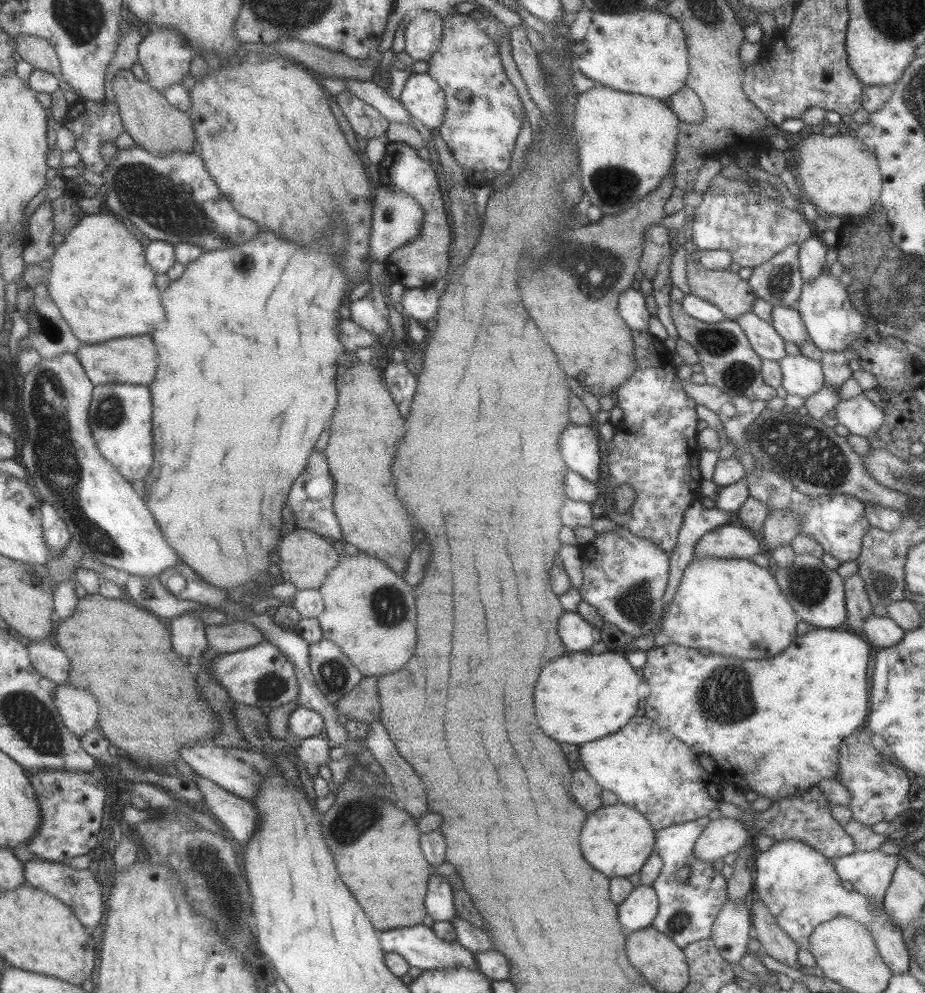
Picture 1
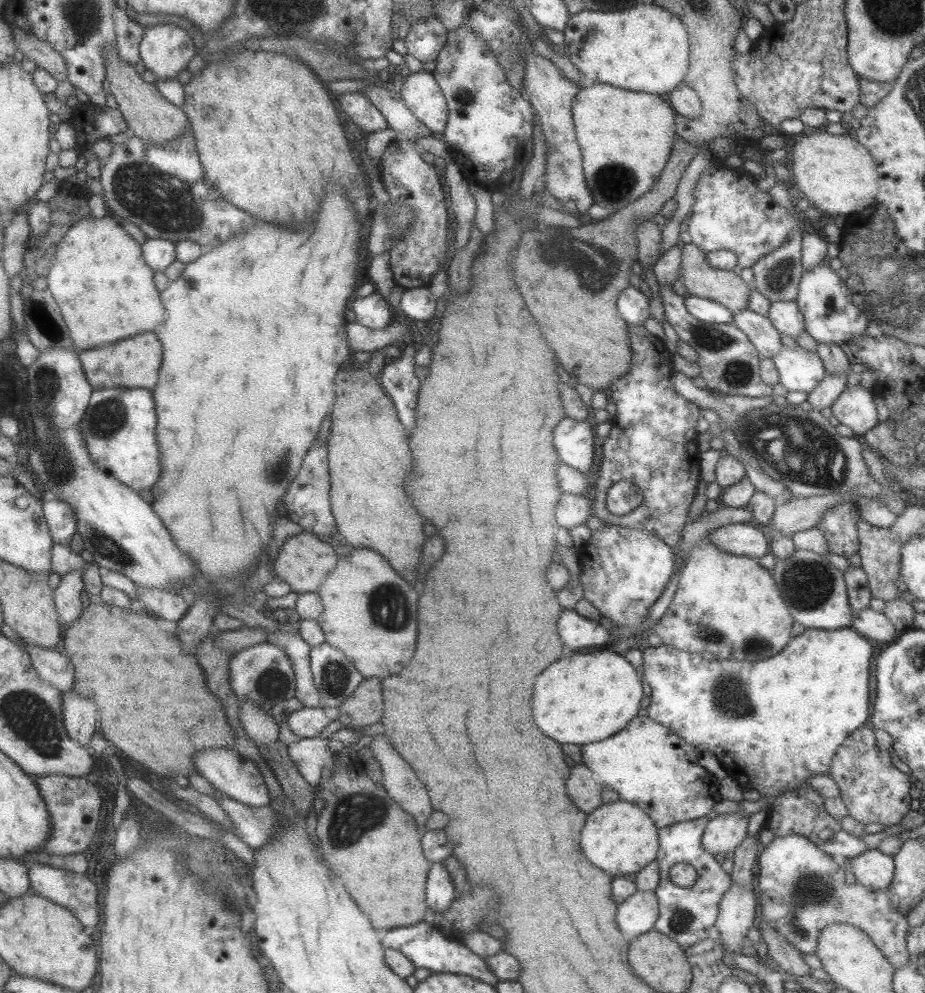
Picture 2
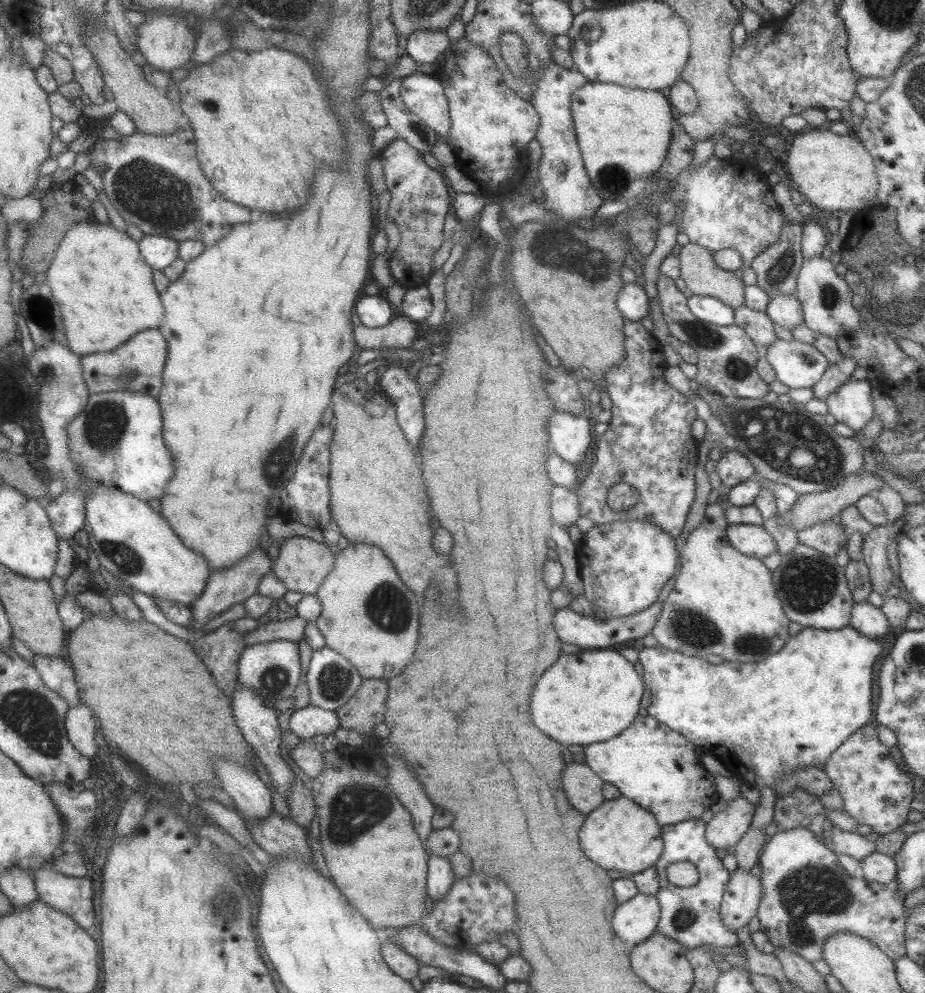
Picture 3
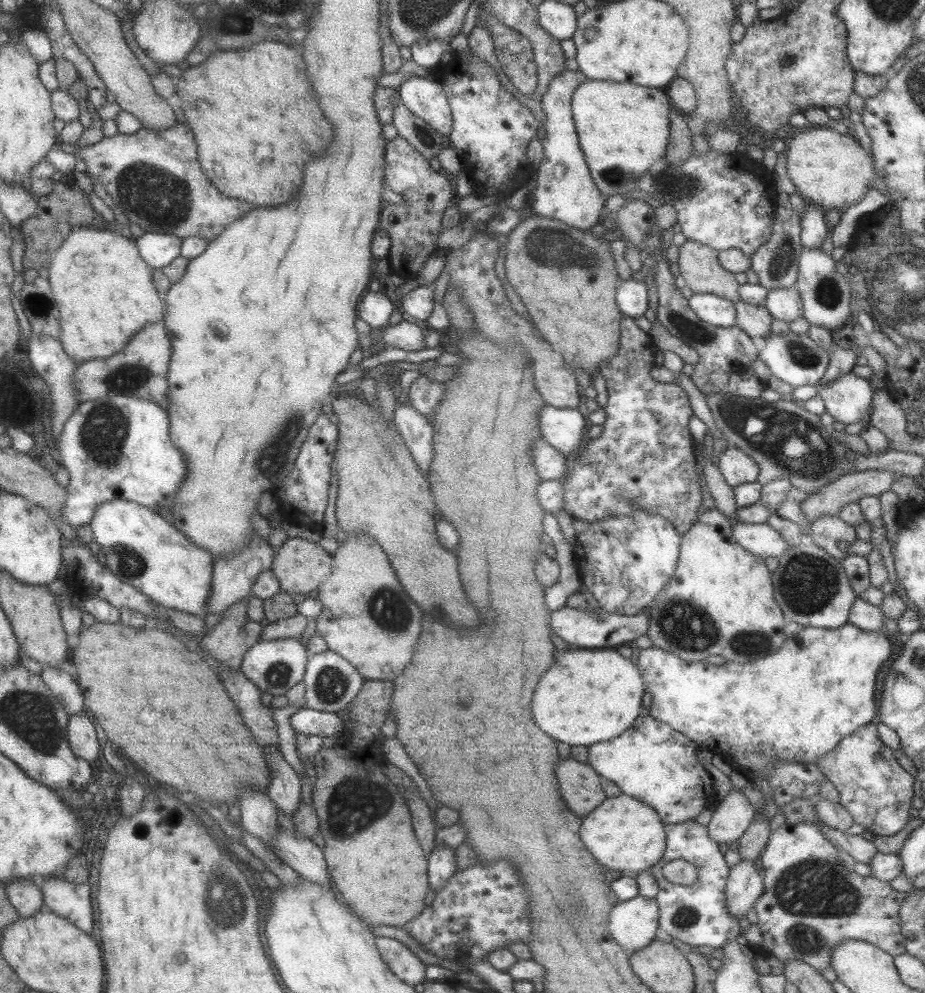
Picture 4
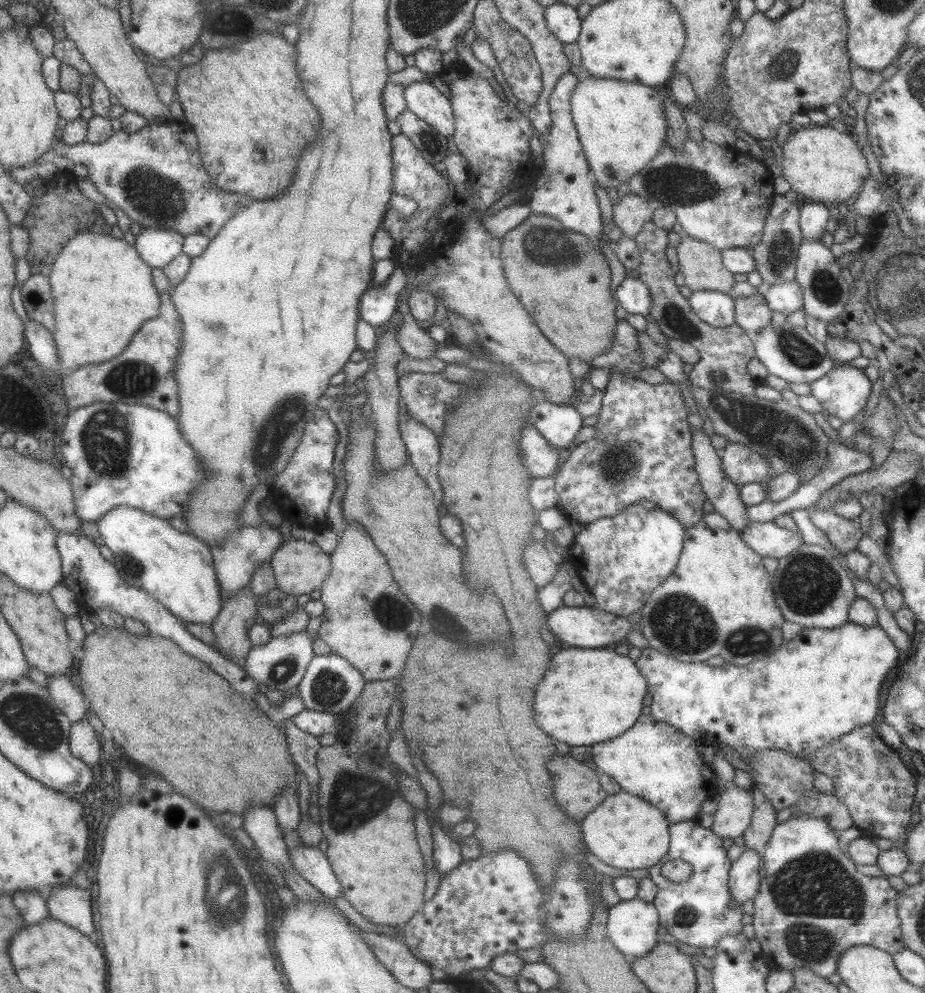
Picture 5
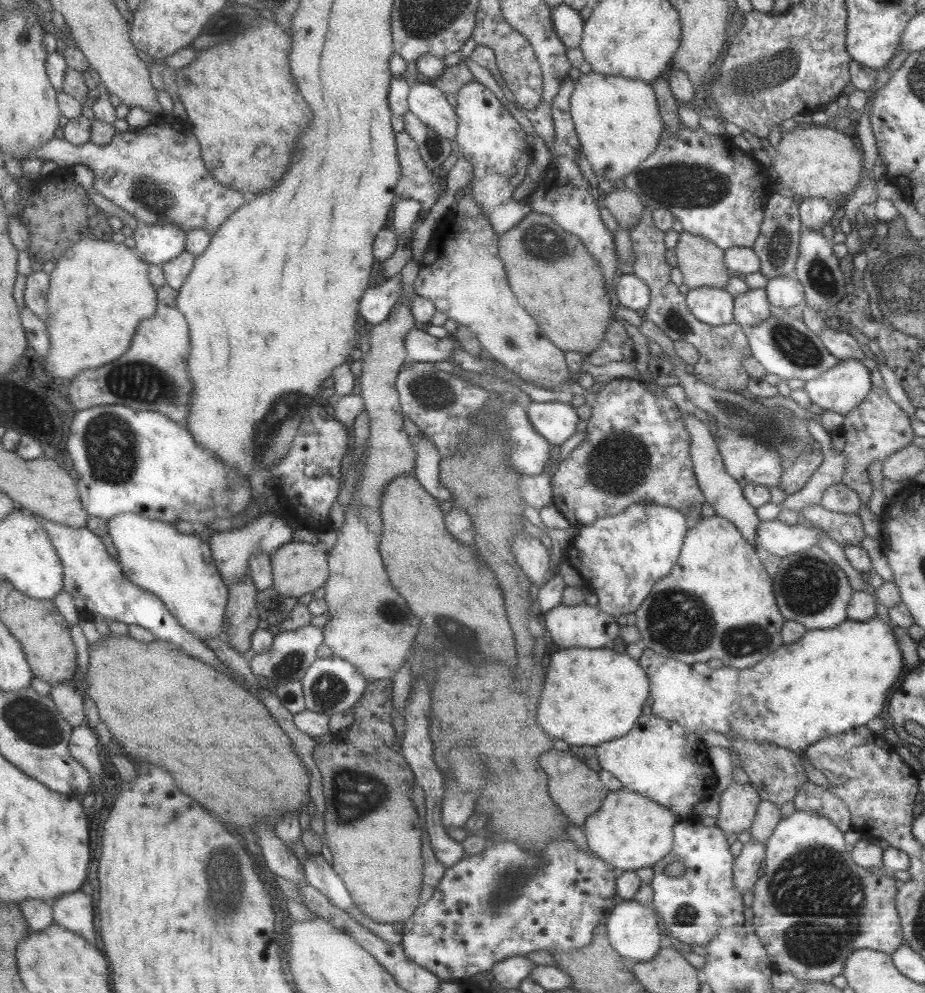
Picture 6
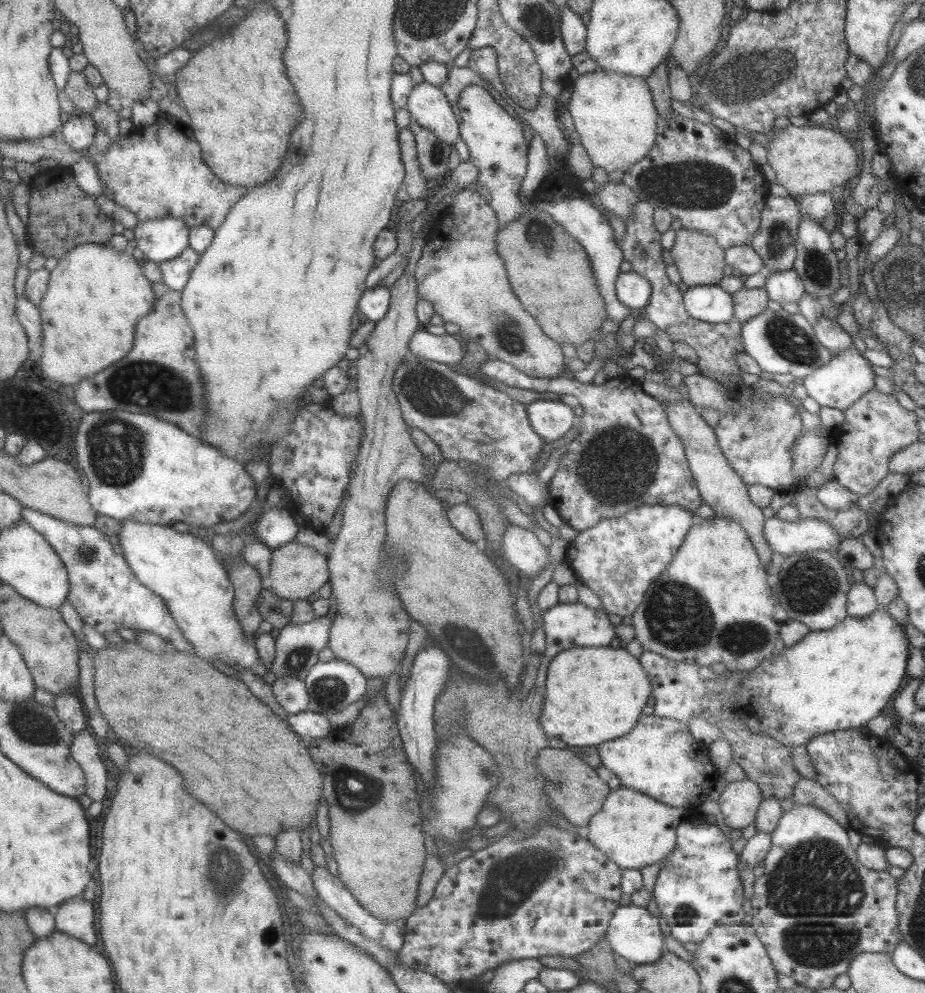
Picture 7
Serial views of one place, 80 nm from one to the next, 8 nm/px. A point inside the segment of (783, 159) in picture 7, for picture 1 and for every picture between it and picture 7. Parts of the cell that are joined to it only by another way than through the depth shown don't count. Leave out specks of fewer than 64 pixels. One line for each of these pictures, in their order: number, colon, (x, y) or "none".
1: (839, 175)
2: (837, 175)
3: (832, 172)
4: (829, 169)
5: (821, 164)
6: (813, 161)

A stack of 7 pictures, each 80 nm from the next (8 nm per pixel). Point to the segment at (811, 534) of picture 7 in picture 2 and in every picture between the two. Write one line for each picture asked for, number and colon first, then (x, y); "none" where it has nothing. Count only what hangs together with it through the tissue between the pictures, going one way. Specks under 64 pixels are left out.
2: (742, 539)
3: (751, 540)
4: (760, 540)
5: (765, 539)
6: (772, 537)

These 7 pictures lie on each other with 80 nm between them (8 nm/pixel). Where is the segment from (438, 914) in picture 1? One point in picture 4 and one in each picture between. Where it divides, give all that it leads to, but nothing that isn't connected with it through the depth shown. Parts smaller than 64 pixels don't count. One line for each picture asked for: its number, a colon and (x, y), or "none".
2: (439, 891)
3: (440, 876)
4: (441, 863)

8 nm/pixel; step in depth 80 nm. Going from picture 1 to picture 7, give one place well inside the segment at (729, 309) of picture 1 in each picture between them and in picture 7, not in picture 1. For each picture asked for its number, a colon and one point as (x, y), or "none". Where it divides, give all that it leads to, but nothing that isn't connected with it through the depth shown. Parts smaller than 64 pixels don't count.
2: (726, 288)
3: (701, 276)
4: (698, 265)
5: (700, 264)
6: (701, 263)
7: (699, 260)

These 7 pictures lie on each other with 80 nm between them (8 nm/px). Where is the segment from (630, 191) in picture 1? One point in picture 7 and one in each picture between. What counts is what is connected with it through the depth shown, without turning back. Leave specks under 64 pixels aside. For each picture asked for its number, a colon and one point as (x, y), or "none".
2: (625, 137)
3: (623, 134)
4: (623, 128)
5: (621, 126)
6: (617, 122)
7: (613, 114)

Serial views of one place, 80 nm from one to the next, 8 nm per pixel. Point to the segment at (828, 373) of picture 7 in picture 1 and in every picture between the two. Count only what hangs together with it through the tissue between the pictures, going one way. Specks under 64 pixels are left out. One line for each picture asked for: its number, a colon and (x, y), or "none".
1: (861, 417)
2: (854, 408)
3: (851, 404)
4: (846, 399)
5: (842, 392)
6: (840, 389)

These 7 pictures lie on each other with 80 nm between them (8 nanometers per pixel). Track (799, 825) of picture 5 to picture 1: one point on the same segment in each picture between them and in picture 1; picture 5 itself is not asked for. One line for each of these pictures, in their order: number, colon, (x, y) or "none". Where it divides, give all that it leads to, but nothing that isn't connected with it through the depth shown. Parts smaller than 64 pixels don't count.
1: (800, 888)
2: (800, 889)
3: (806, 895)
4: (810, 902)

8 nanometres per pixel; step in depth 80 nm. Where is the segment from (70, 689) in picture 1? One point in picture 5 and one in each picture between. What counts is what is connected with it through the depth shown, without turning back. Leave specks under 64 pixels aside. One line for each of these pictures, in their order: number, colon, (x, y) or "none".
2: (79, 715)
3: (79, 723)
4: (81, 737)
5: (83, 743)

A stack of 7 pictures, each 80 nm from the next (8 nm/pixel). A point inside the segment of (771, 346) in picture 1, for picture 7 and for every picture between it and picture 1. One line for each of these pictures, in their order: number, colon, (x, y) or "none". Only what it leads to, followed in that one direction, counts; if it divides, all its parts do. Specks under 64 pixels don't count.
2: (762, 335)
3: (756, 324)
4: (753, 320)
5: (751, 314)
6: (751, 308)
7: (747, 303)

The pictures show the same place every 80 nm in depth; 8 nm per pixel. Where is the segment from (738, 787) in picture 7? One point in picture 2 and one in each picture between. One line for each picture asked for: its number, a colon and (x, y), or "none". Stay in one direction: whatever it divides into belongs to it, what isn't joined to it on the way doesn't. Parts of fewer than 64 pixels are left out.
2: (722, 834)
3: (725, 828)
4: (734, 814)
5: (734, 810)
6: (737, 805)

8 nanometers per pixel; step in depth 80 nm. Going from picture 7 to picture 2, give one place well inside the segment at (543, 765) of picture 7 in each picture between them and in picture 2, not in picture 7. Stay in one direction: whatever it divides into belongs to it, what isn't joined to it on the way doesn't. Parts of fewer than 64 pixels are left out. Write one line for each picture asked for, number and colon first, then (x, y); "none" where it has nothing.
2: (585, 792)
3: (583, 789)
4: (579, 785)
5: (576, 789)
6: (575, 789)

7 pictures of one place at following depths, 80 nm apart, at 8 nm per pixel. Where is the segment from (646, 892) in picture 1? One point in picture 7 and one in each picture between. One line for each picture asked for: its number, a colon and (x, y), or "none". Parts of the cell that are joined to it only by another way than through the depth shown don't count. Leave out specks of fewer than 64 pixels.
2: (637, 913)
3: (634, 920)
4: (633, 923)
5: (631, 926)
6: (631, 928)
7: (632, 932)

